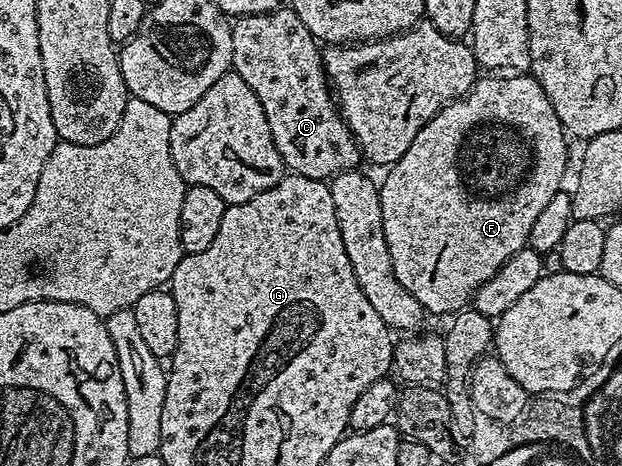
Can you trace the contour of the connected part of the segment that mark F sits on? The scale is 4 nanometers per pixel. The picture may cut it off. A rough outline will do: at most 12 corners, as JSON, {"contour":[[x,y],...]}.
{"contour":[[483,75],[379,185],[393,271],[454,315],[561,191],[530,75]]}

